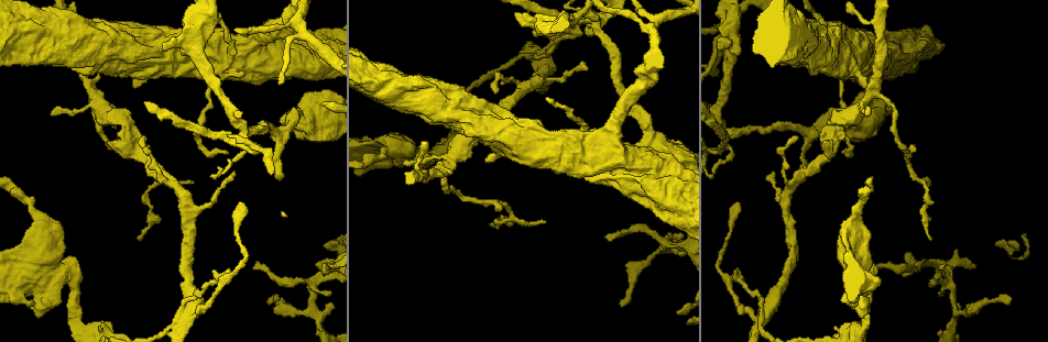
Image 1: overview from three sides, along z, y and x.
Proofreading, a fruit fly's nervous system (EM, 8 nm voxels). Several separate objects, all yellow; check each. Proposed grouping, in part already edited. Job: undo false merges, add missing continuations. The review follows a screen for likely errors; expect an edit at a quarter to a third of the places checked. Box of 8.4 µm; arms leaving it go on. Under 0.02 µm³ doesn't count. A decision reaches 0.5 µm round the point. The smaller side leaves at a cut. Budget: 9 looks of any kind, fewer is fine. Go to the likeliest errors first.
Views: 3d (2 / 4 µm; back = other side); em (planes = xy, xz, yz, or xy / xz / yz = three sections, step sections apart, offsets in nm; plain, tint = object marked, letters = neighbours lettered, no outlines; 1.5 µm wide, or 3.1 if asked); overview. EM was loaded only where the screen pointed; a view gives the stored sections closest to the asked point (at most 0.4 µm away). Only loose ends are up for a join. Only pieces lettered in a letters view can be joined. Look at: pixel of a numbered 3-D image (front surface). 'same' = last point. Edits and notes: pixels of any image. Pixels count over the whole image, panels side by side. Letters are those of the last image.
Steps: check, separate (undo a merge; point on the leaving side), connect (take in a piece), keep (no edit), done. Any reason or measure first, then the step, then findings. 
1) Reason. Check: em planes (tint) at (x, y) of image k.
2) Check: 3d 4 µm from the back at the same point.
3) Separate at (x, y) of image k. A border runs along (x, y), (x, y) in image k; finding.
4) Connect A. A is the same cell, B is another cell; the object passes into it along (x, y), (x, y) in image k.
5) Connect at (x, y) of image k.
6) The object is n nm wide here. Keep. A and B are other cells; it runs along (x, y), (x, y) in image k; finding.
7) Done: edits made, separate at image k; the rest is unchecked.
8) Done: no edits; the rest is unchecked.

Tapers out. Check: 3d 4 µm at (605, 237) of image 1.

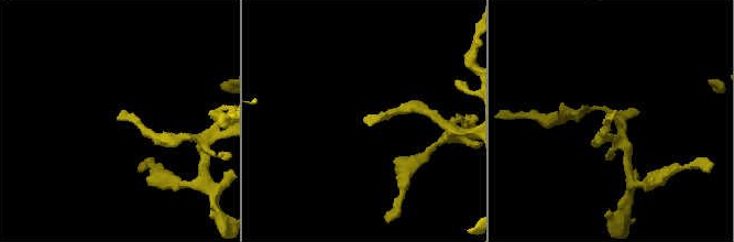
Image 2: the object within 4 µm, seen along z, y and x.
Check: em planes (letters) at (366, 123) of image 2.

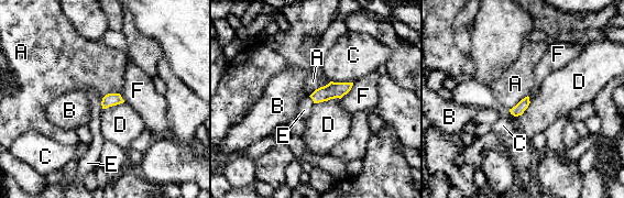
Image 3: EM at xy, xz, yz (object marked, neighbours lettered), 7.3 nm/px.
The object is 80 nm wide here. Keep. A, B, C, D, E and F are other cells; a border runs along (102, 98), (101, 108) in image 3; no lettered piece goes on from it.

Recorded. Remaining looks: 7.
Four arms meet. Check: em planes (tint) at (242, 132) of image 1.

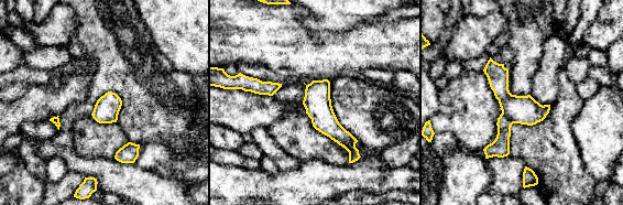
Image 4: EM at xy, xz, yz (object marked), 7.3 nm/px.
Check: em planes (letters) at the same point.

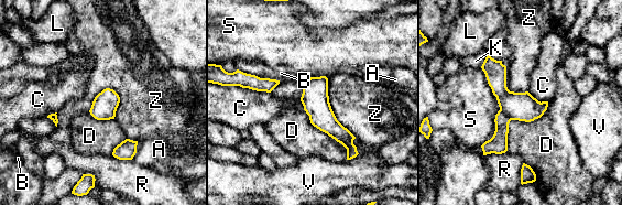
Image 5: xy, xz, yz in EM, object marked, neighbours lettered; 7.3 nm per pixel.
The longest contact is with D, 480 nm. Separate at (498, 144) of image 5. A, B, C, D, K, L, R, S, V and Z are other cells; a border runs along (500, 108), (511, 119) in image 5; a second neuron is stuck on.

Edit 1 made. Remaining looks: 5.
Touches itself. Check: 3d 4 µm at (569, 33) of image 1.

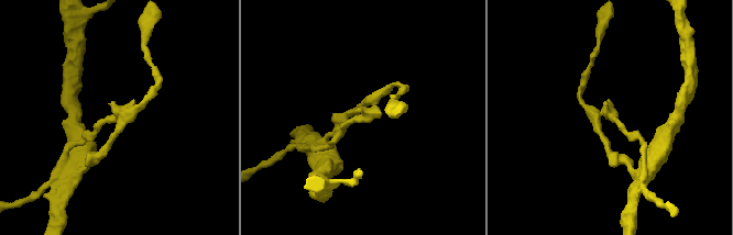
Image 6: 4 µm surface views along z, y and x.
Now the EM. Check: em planes (letters) at (362, 115) of image 6.

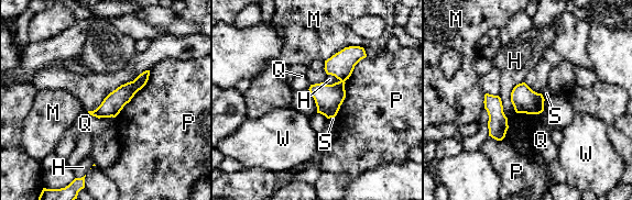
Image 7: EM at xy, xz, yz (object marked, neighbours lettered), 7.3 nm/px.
Separate at (340, 65) of image 7. H, M, P, Q, S and W are other cells; a border runs along (340, 80), (344, 81) in image 7; a second neuron is stuck on.

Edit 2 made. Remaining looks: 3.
Check: overview.

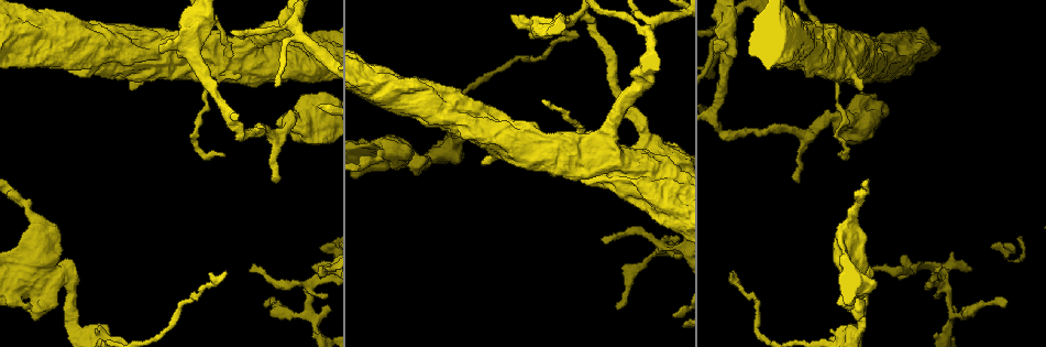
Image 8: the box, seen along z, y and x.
Arms run side by side. Check: em planes (tint) at (857, 266) of image 8.

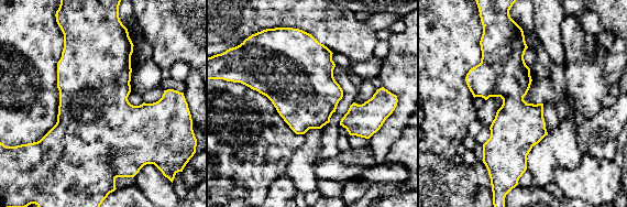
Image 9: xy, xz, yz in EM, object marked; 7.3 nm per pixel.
See the neighbours. Check: em planes (letters) at the same point.

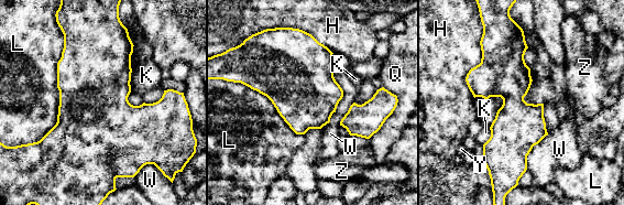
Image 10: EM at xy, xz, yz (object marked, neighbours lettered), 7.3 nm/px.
The longest contact is with L, 800 nm. Keep. H, K, L, Q, W, Y and Z are other cells; a border runs along (548, 133), (533, 147), (526, 169) in image 10; one neuron here.

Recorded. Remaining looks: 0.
Done: edits made, separate at image 5, separate at image 7; the rest is unchecked.

